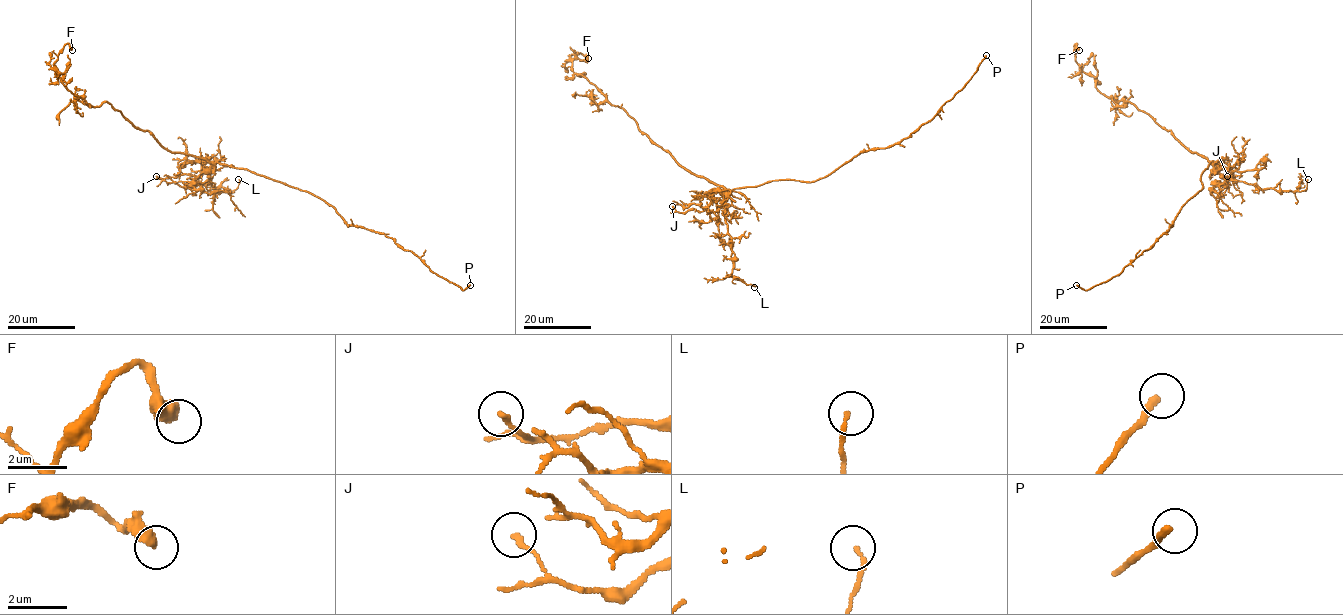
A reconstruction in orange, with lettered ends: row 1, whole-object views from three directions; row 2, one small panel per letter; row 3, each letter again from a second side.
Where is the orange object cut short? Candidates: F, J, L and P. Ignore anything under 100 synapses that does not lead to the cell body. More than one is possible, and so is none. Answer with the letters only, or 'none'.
P

